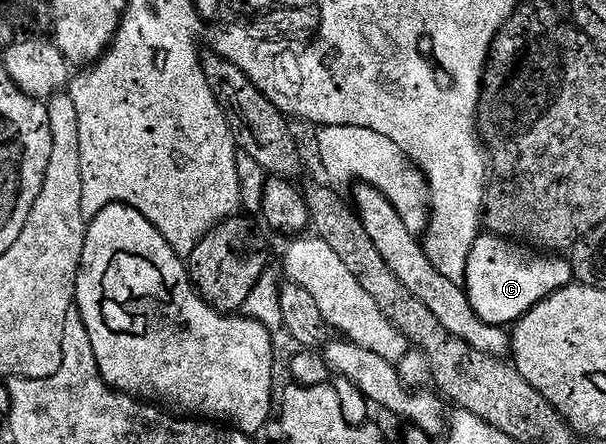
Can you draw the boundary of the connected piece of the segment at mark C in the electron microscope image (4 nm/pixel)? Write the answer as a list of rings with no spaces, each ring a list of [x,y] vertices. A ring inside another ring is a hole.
[[[480,234],[469,250],[465,291],[475,313],[496,326],[511,326],[545,298],[572,283],[571,265],[559,254],[544,254],[504,236]]]

